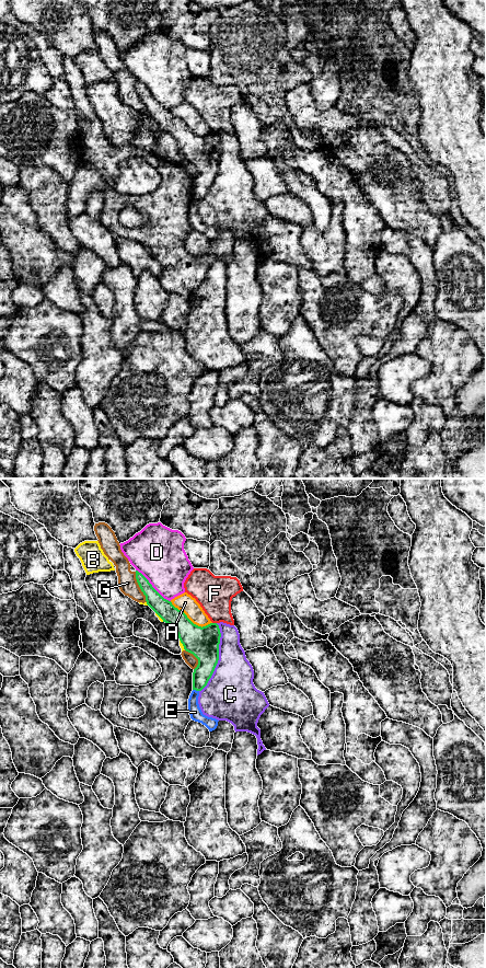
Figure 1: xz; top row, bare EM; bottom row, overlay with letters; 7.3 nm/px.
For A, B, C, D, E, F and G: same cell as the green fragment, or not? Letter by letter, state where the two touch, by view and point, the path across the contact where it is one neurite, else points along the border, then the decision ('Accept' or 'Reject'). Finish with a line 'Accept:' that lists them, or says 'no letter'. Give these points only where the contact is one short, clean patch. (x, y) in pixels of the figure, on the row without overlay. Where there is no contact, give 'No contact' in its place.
A: Touches green at xz (189, 129). Reject
B: Touches green at xz (183, 154). Reject
C: Touches green at xz (218, 166). Reject
D: Touches green at xz (151, 95). Reject
E: Touches green at xz (196, 199). Boundary: xz (193, 198), (198, 200). Reject
F: Touches green at xz (215, 133). Reject
G: Touches green at xz (139, 95). Reject
Accept: no letter

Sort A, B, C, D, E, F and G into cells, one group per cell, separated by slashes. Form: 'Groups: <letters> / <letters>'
Groups: A / B / C / D / E / F / G

